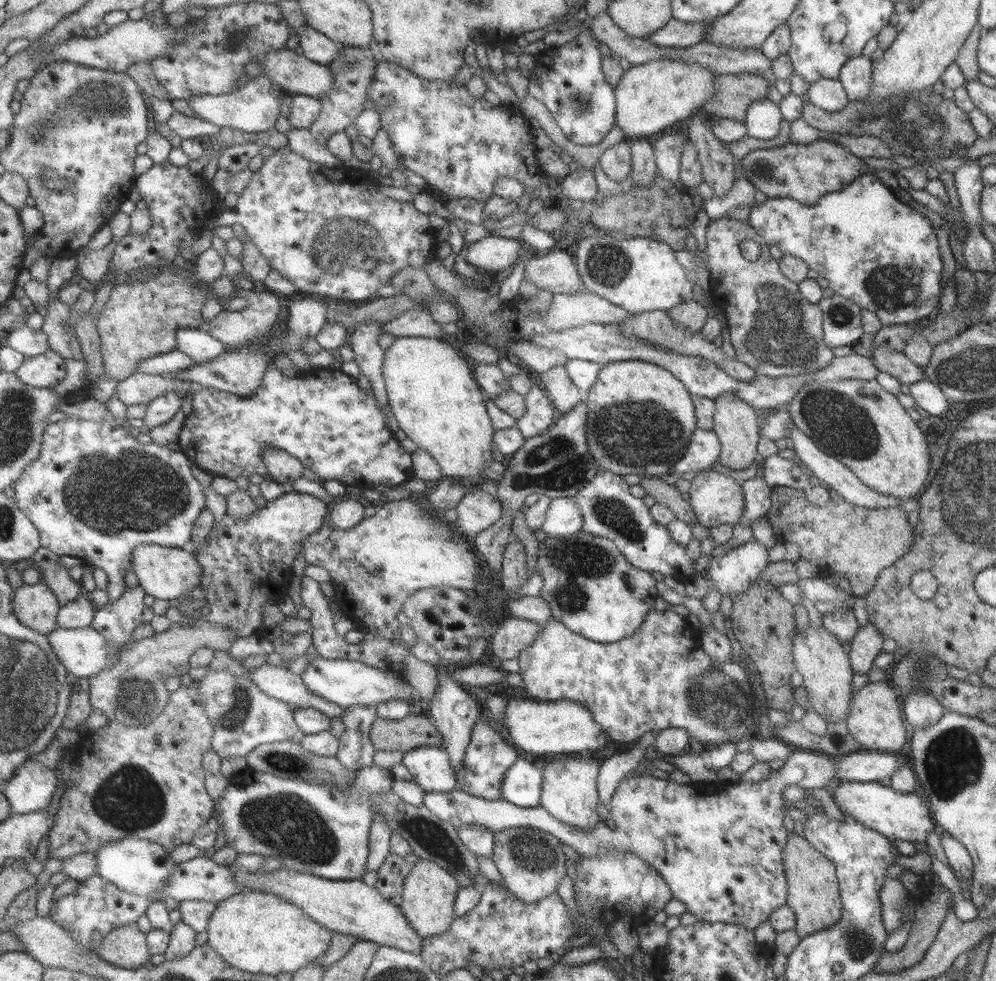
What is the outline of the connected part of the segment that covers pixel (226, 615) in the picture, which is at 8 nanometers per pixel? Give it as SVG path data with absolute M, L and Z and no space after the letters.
M294 490L282 492L277 500L267 502L263 508L257 509L249 520L237 520L226 513L225 518L215 524L209 545L194 550L194 555L203 566L201 587L207 592L201 620L229 625L239 637L266 636L269 627L263 625L263 606L277 604L288 594L295 574L293 560L297 554L304 553L307 539L321 530L328 512L331 513L329 506L322 498Z

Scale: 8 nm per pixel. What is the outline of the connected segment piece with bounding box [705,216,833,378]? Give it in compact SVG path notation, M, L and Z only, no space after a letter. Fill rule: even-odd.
M725 216L709 220L705 240L710 268L708 299L712 307L720 313L719 317L725 319L730 344L734 348L734 358L746 364L757 375L771 378L795 376L826 367L833 358L833 353L824 345L822 339L822 312L818 303L807 302L798 291L796 283L780 273L778 260L771 257L768 244L755 229L748 224L742 224L740 220ZM747 238L760 246L760 255L756 260L746 260L741 256L739 244Z

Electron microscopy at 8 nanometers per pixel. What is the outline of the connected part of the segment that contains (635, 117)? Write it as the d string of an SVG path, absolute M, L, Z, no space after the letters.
M659 59L631 65L614 88L614 126L619 127L625 137L651 136L675 122L678 124L688 119L693 110L703 108L703 102L712 94L715 94L715 73L699 67L697 63Z

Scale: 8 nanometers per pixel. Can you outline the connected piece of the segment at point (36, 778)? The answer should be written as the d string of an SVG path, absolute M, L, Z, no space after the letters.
M35 758L28 759L6 786L13 814L29 814L47 808L59 790L56 769L47 768Z

